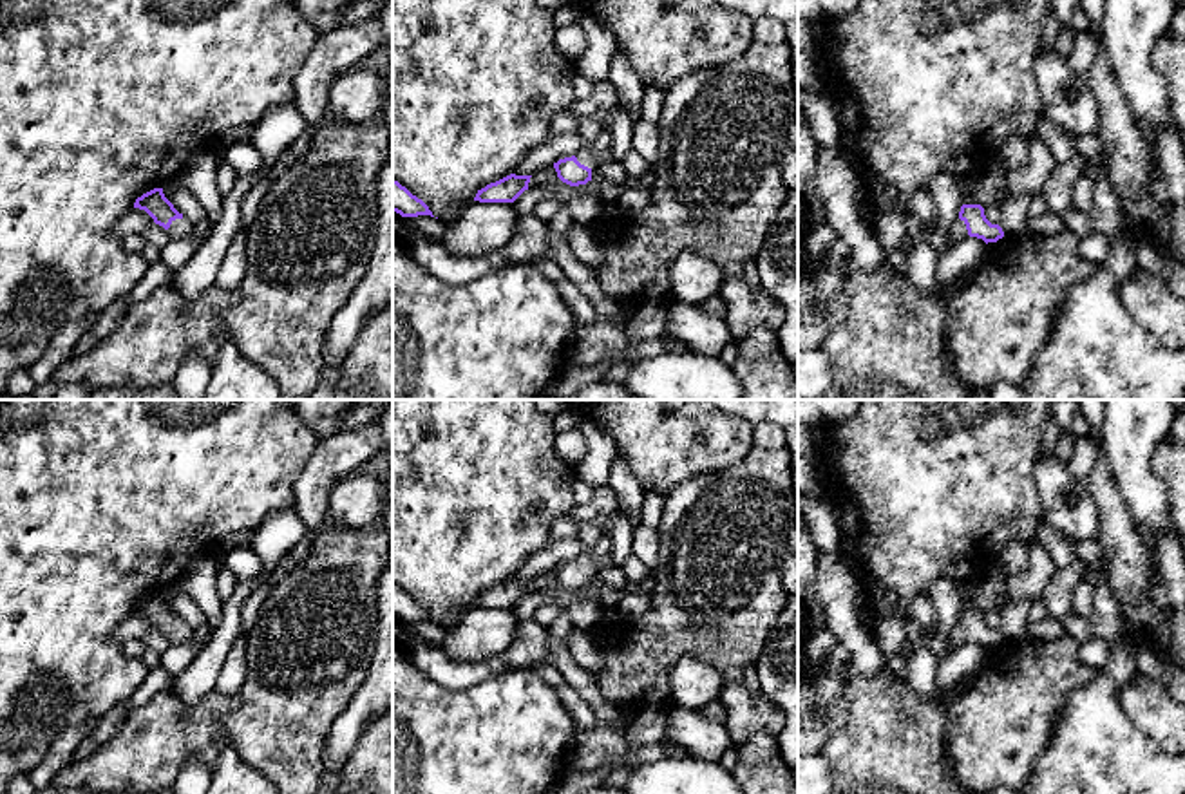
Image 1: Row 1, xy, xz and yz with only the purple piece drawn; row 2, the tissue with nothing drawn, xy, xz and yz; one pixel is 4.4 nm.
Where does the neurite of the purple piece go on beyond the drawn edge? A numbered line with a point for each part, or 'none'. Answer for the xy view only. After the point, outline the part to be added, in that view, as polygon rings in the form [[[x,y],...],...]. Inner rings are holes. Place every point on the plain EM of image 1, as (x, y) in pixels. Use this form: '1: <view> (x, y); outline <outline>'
1: xy (181, 633); outline [[[175,624],[172,626],[170,633],[166,635],[172,644],[190,644],[195,640],[195,629],[188,624]]]

